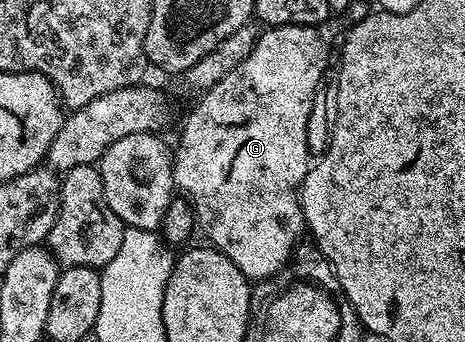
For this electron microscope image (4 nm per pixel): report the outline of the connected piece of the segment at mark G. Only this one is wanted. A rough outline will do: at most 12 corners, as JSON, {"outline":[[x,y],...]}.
{"outline":[[262,30],[196,100],[173,185],[251,281],[306,230],[329,47]]}

